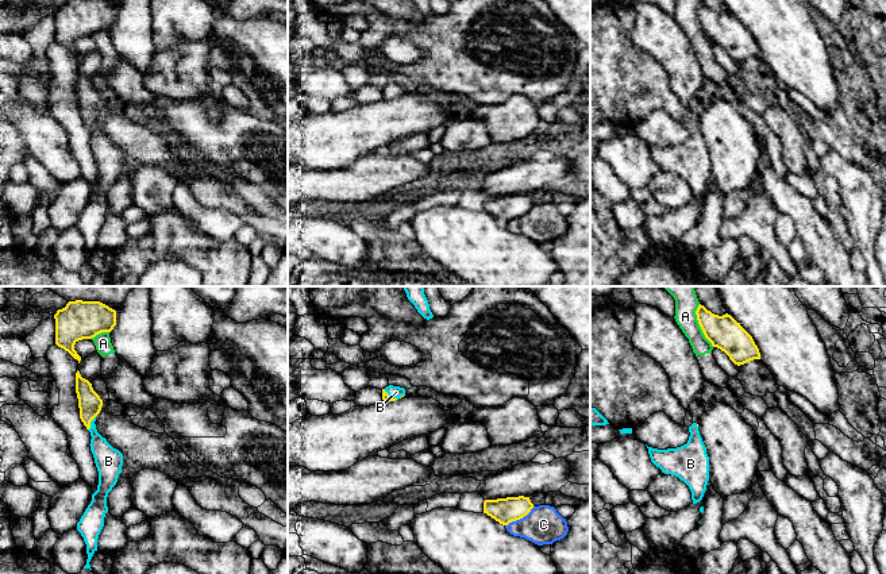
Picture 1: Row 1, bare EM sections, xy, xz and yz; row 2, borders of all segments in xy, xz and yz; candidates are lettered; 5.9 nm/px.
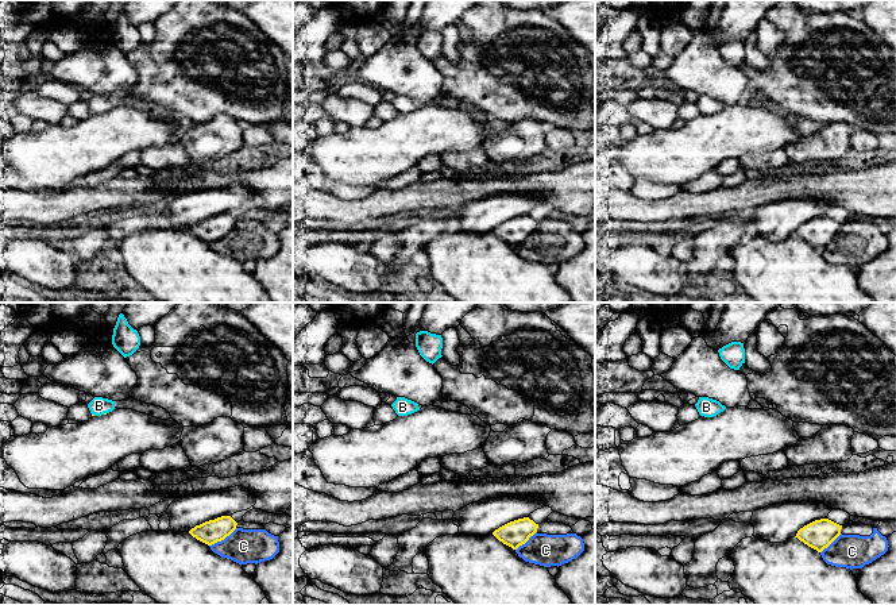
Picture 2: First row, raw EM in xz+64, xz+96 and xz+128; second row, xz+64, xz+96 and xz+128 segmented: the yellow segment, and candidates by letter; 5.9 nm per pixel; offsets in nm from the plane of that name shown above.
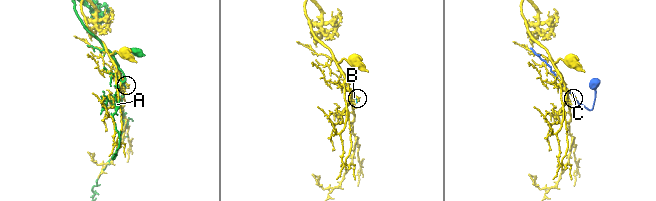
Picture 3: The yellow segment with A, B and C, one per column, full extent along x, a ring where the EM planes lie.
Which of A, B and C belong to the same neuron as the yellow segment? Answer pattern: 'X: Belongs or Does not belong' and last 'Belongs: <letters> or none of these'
A: Does not belong
B: Belongs
C: Does not belong
Belongs: B

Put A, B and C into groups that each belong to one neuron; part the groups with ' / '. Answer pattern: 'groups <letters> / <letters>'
groups A / B / C

